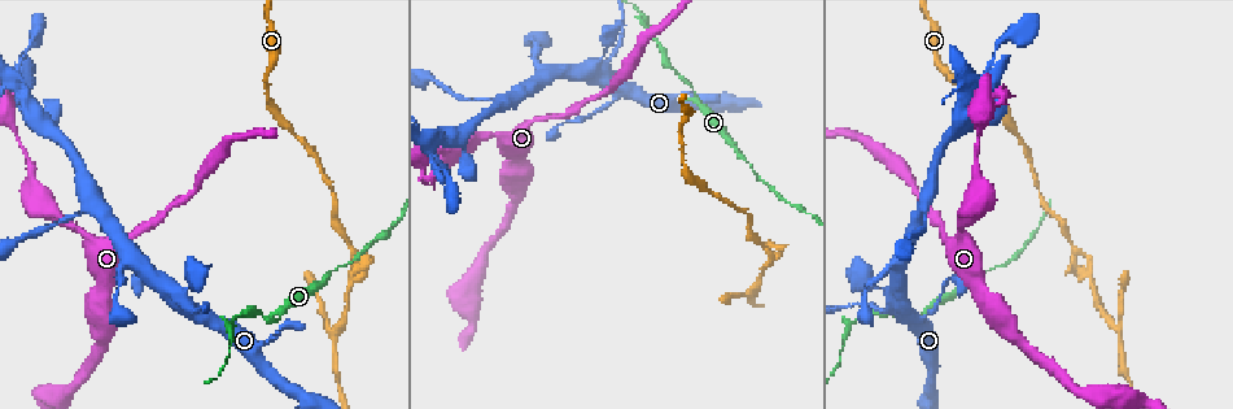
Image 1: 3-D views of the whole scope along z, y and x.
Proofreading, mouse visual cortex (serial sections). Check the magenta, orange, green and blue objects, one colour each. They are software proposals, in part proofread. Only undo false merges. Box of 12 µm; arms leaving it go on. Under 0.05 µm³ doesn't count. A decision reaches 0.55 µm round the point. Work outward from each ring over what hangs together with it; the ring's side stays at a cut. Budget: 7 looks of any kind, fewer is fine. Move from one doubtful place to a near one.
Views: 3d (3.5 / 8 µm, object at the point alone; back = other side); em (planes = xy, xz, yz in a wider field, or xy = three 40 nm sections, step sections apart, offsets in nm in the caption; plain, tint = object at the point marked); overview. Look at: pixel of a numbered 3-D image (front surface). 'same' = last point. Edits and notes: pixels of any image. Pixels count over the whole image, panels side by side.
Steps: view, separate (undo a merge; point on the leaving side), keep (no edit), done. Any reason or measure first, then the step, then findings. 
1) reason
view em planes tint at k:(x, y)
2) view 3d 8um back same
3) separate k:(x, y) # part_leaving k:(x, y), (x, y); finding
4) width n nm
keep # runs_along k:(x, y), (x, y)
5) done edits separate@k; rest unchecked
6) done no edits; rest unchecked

a narrow waist
view em xy step 5 tint at 1:(278, 318)

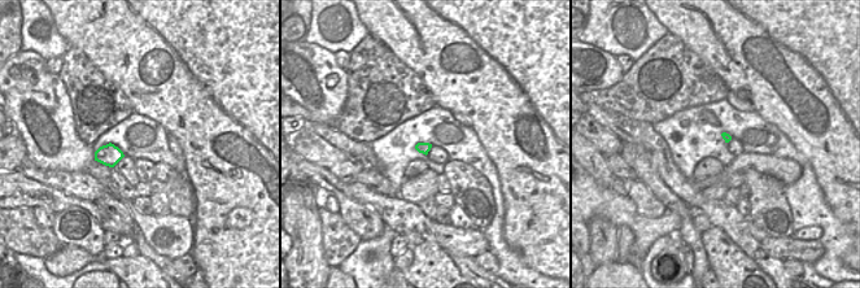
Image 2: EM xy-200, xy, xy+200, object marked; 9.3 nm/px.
view 3d 3.5um same

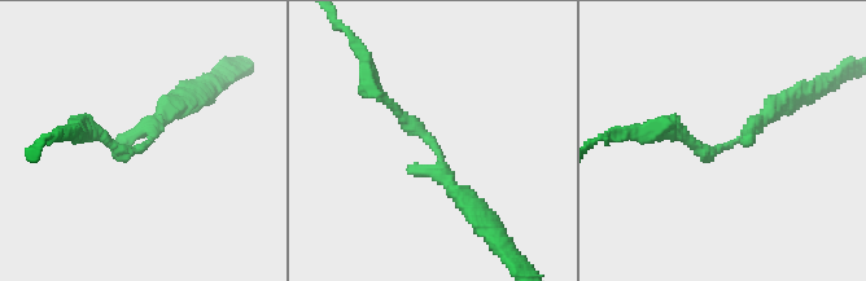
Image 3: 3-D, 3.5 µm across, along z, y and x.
keep # continuous, no second cell

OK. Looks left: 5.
arms part here
view 3d 3.5um back at 1:(1089, 267)

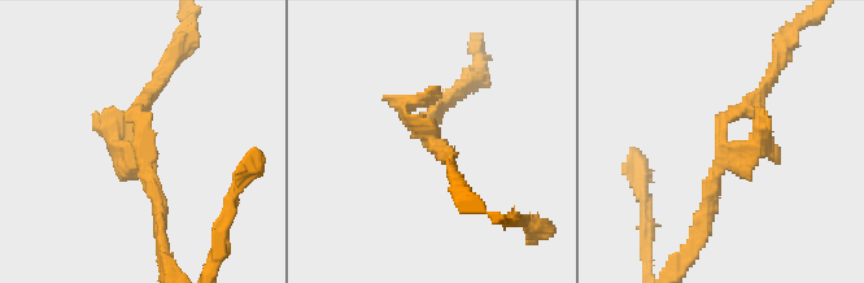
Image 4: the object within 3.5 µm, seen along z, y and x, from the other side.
view em xy step 5 tint at 4:(142, 140)

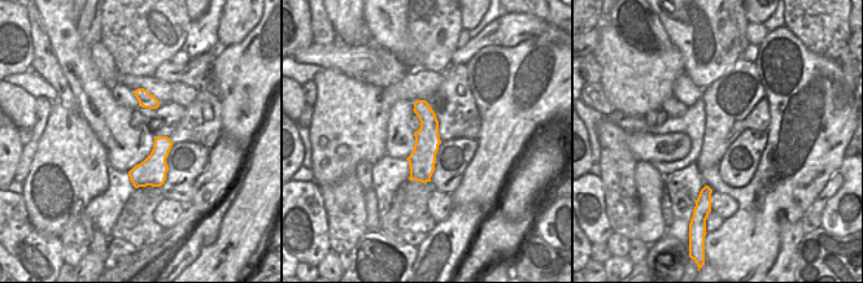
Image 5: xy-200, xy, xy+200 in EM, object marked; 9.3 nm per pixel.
width 260 nm
separate 4:(767, 147) # part_leaving 4:(729, 146), (763, 142), (769, 153); two cells meet here

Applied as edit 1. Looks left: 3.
redraw
view overview

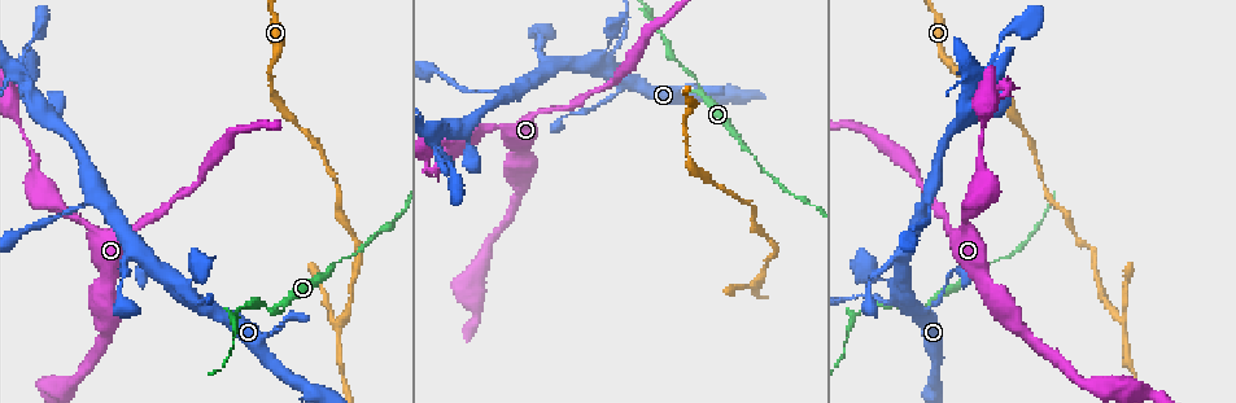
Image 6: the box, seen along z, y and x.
a fork
view 3d 3.5um at 6:(343, 321)

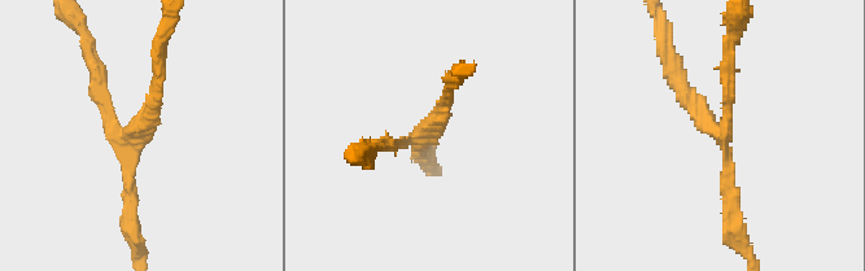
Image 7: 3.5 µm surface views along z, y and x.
arms 3; arm_widths 150, 200, 200 nm; need the tissue
view em xy step 1 tint at 7:(429, 131)

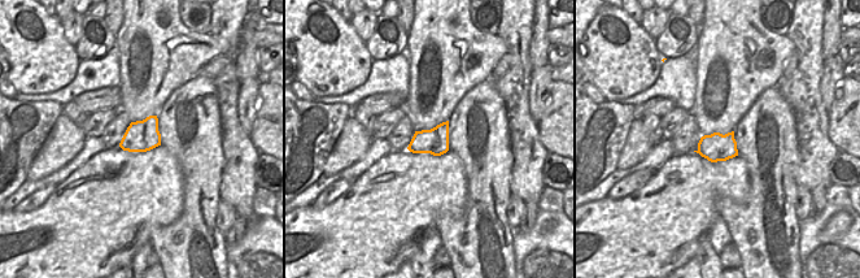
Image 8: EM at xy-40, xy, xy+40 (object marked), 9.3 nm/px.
separate 7:(729, 95) # part_leaving 7:(721, 135), (734, 27); a second cell is stuck on

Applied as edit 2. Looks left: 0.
done edits separate@4, separate@7; rest unchecked

